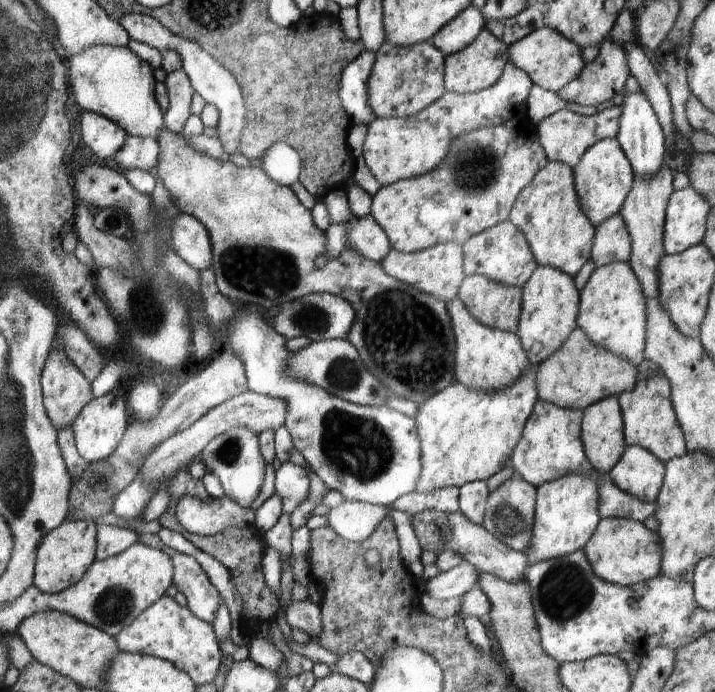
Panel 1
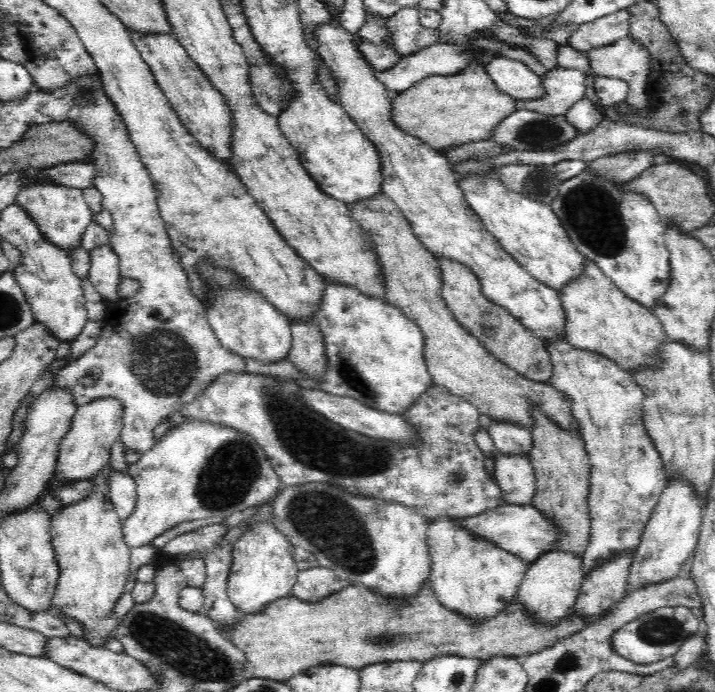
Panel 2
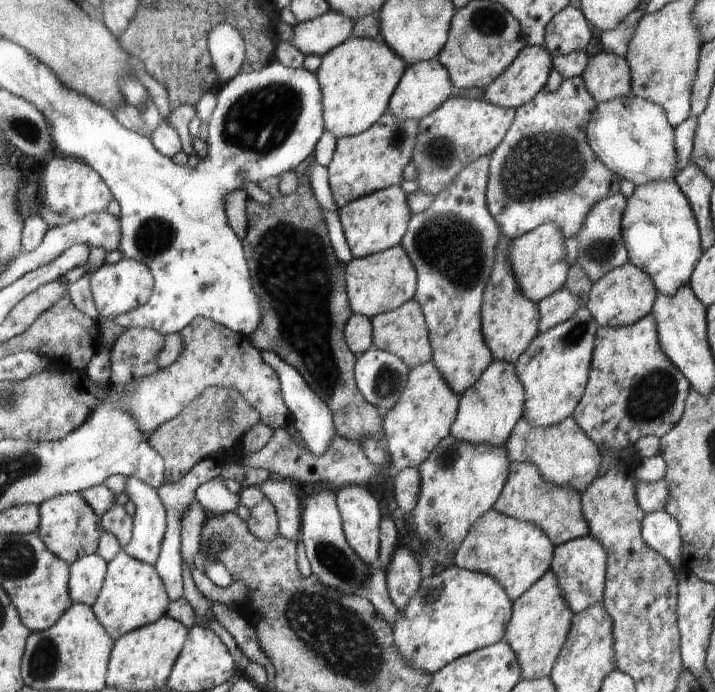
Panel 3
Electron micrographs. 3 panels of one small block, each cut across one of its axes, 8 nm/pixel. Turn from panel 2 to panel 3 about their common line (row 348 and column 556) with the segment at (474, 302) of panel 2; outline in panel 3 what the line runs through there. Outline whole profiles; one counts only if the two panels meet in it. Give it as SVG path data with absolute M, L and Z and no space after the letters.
M512 461L508 484L505 485L504 492L501 493L494 509L541 527L557 547L588 534L588 524L582 512L582 493L568 485L558 487L549 483L533 463Z

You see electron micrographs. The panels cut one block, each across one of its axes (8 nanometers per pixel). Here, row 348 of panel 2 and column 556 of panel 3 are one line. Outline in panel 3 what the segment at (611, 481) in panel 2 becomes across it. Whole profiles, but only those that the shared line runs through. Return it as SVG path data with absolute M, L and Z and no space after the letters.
M585 536L558 546L554 555L551 570L559 576L560 589L564 592L568 607L577 614L597 604L603 597L606 581L608 555L604 548L594 538Z

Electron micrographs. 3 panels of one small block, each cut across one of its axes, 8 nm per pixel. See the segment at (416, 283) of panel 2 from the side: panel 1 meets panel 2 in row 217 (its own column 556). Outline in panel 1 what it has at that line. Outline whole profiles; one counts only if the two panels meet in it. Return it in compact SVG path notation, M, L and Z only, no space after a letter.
M577 327L565 346L538 366L537 392L541 400L555 406L583 410L594 402L633 390L636 375L636 366L623 360L623 357L597 347L585 336L584 330Z

